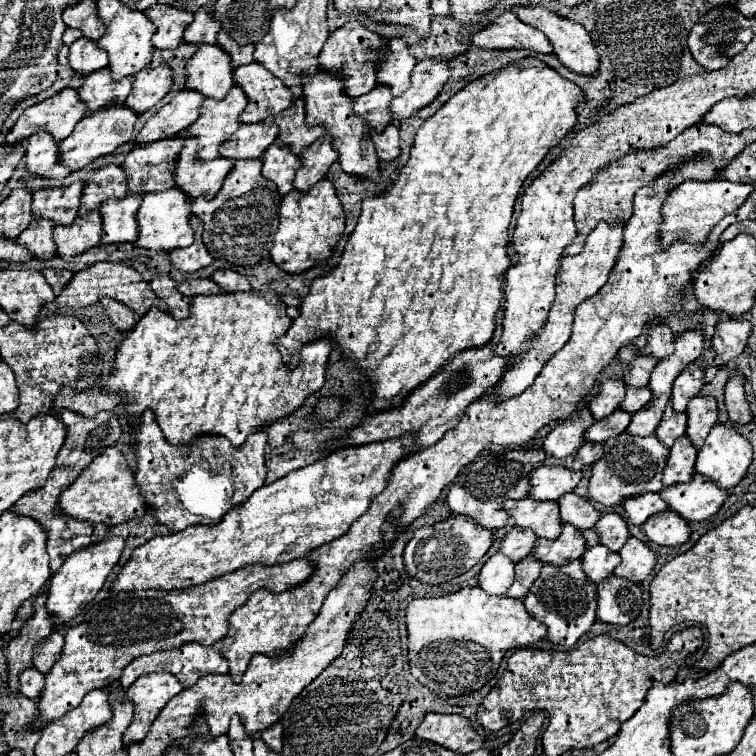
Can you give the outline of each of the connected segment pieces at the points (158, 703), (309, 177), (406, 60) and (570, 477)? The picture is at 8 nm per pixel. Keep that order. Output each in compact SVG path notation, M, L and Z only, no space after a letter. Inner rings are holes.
M152 672L140 676L126 690L126 700L134 704L134 720L124 734L124 748L144 740L144 734L148 734L148 728L166 706L166 702L182 690L184 688L176 680L176 676L168 672Z
M320 138L302 152L300 160L302 160L302 166L300 170L296 170L294 190L308 192L308 188L312 188L328 174L328 168L338 160L338 156L330 144L330 138Z
M394 38L388 42L388 52L376 70L378 84L384 84L392 90L394 96L400 96L410 86L410 72L416 60L410 56L408 46L402 38Z
M540 466L530 476L530 496L534 500L558 500L562 494L572 492L582 480L582 472L564 466Z

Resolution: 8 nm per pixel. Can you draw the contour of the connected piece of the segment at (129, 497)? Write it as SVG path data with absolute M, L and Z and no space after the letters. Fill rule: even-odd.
M116 446L106 448L80 472L80 476L60 494L58 504L64 510L64 514L76 520L86 520L92 524L102 522L106 526L116 526L126 520L144 516L146 510L144 496L134 484L134 476L126 464L126 458L120 454Z

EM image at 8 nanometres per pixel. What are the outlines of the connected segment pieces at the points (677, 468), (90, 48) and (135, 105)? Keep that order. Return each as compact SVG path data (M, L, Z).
M688 436L676 438L674 446L670 448L670 458L664 468L664 488L674 486L678 482L688 482L694 476L694 460L696 460L696 448L688 440Z
M80 38L70 46L70 68L80 76L90 76L96 70L102 70L108 66L108 54L102 52L96 42L88 38Z
M162 64L134 76L132 92L124 100L124 106L136 114L144 114L154 104L158 104L172 86L172 70Z

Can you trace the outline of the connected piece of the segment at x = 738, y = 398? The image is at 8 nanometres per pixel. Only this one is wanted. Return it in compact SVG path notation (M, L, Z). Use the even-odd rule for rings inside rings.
M738 372L730 374L724 398L726 398L728 416L732 422L736 422L736 424L752 422L752 412L746 402L746 394L744 394L744 376L742 374L738 374Z

